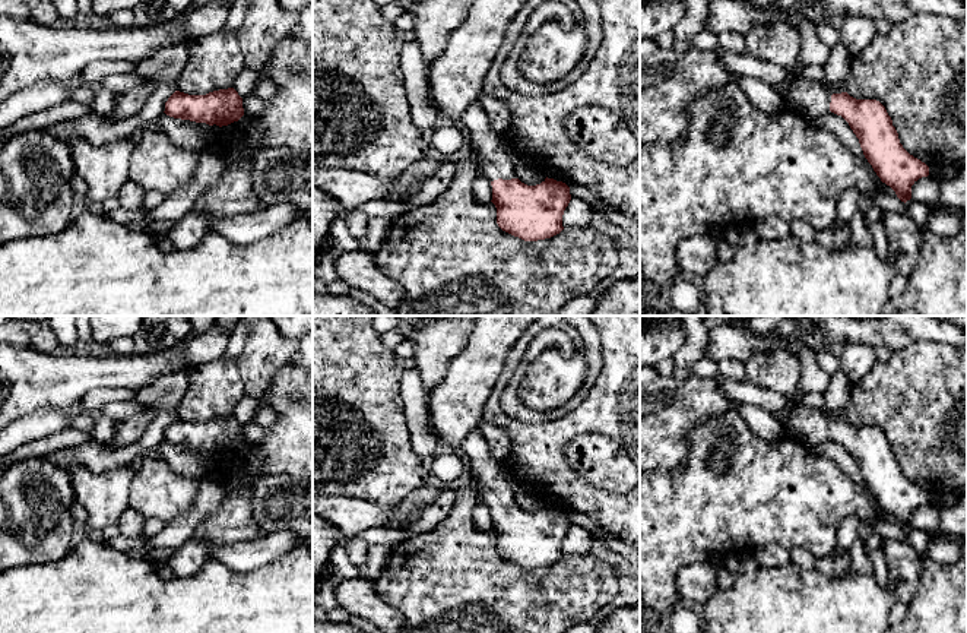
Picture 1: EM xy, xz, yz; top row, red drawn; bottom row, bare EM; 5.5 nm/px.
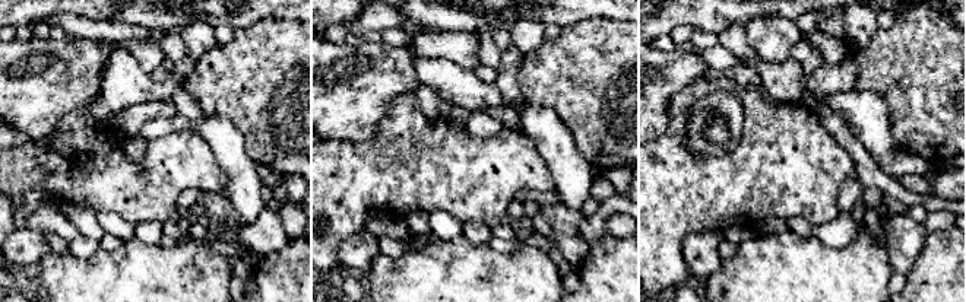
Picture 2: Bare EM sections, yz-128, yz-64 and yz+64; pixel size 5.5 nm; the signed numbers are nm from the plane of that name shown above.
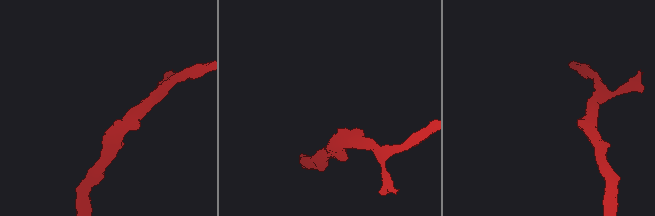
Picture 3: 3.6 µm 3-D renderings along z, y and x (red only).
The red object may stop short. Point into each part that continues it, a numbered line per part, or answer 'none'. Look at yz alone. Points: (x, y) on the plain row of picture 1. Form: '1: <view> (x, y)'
1: yz (811, 427)

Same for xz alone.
1: xz (497, 487)

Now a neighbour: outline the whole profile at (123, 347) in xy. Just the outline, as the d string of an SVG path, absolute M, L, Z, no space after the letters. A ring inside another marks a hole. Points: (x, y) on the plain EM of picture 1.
M133 336L117 338L108 344L110 348L118 357L129 357L134 354L134 341Z

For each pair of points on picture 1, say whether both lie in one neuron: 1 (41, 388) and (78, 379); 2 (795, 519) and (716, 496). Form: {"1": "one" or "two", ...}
{"1": "one", "2": "one"}

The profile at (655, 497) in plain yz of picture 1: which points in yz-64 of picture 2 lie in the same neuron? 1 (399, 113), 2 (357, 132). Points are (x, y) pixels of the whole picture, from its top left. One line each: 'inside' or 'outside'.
1: inside
2: outside

